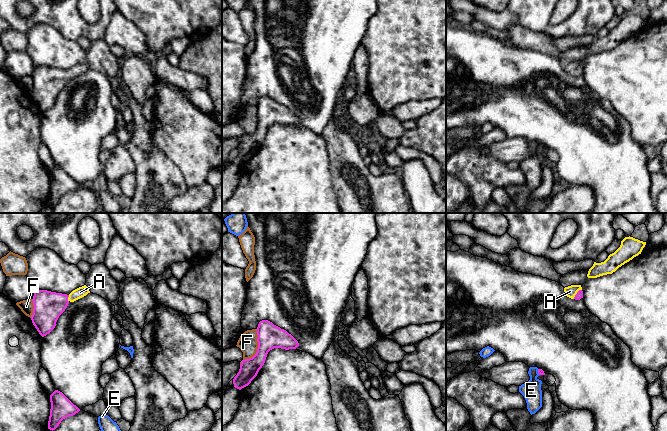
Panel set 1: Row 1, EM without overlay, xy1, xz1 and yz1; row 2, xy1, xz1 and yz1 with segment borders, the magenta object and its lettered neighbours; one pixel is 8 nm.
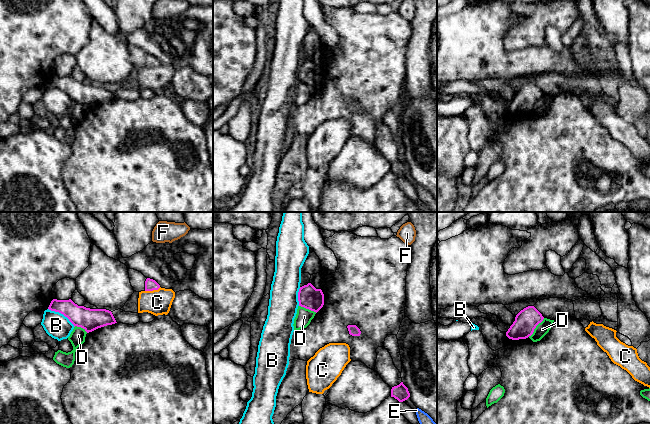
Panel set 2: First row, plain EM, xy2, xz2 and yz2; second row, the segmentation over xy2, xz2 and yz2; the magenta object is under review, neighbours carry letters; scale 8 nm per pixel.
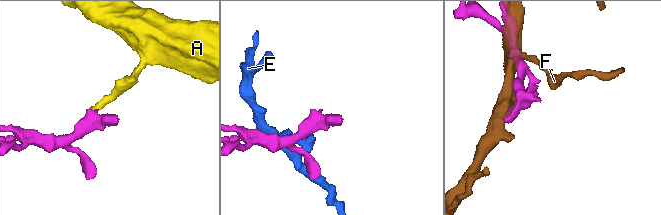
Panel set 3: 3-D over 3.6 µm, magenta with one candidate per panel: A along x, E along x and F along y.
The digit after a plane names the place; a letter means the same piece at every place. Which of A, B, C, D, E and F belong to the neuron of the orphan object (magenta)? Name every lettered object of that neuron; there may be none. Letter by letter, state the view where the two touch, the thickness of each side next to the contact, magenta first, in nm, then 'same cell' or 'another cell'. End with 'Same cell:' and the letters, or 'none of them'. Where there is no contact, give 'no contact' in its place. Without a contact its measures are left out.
A: contact in yz1; calibres 60 and 90 nm; same cell
B: contact in xy2; calibres 180 and 200 nm; another cell
C: contact in xy2; calibres 90 and 200 nm; another cell
D: contact in yz2; calibres 180 and 100 nm; another cell
E: contact in xz2; calibres 80 and 100 nm; another cell
F: contact in xz1; calibres 200 and 150 nm; another cell
Same cell: A

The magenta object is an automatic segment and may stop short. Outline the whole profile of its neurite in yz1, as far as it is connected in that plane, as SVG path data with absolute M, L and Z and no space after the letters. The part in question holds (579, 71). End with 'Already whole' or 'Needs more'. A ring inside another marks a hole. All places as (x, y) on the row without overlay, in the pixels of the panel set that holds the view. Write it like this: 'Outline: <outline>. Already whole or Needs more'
Outline: M571 61L564 64L567 73L575 76L583 74L583 67L581 61Z. Needs more

